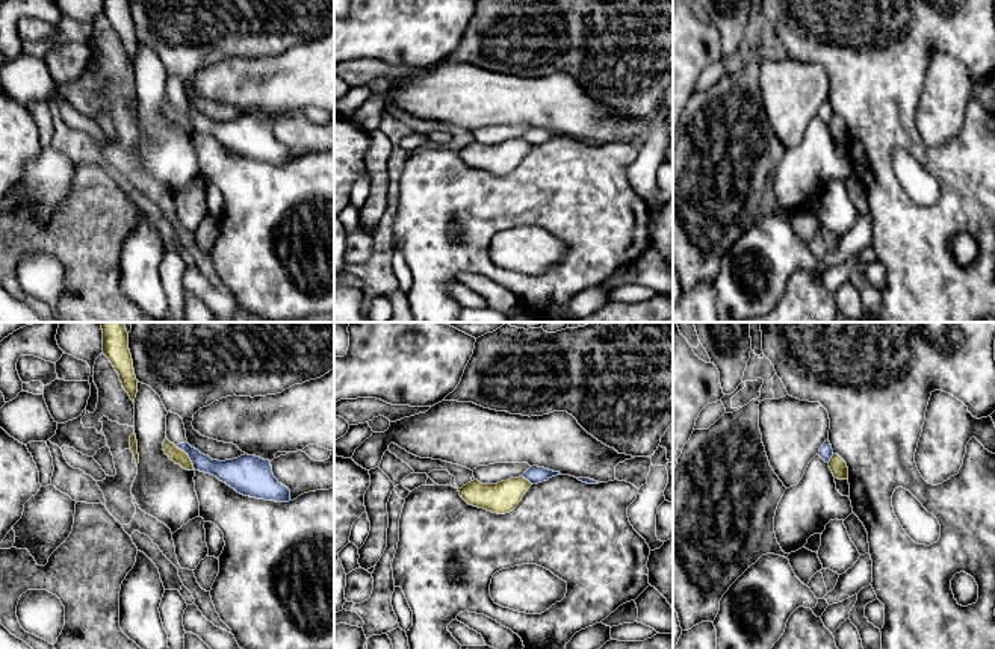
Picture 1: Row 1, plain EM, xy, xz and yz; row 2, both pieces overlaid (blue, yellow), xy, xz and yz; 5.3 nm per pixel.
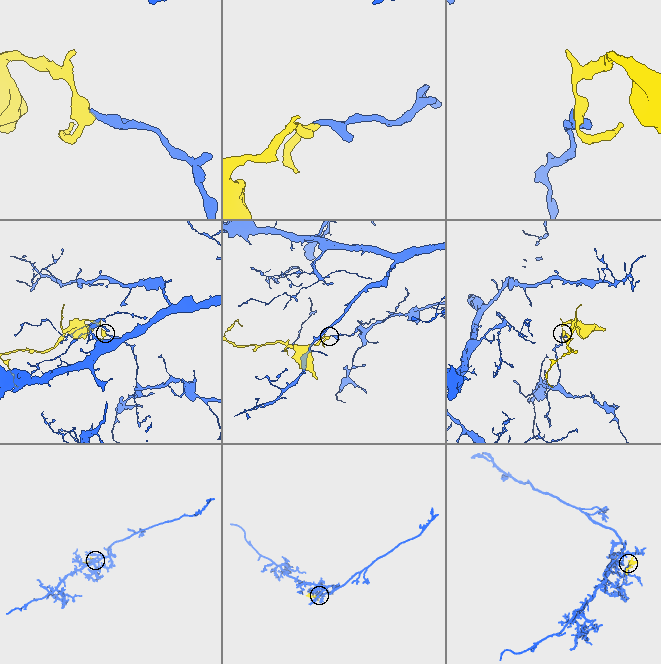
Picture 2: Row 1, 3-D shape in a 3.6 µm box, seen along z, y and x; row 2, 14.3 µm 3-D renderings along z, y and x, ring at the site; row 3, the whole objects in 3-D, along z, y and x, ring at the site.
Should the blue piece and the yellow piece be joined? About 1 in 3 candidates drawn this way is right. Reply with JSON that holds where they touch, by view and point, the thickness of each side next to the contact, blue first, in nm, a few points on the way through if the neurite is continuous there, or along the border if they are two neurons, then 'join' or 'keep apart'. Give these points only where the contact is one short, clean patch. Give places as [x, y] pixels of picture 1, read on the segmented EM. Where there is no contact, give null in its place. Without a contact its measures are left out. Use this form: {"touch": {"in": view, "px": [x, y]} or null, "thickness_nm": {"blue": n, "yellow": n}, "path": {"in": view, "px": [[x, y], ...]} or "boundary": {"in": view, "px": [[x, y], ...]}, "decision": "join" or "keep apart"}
{"touch": {"in": "xy", "px": [189, 457]}, "thickness_nm": {"blue": 140, "yellow": 80}, "boundary": {"in": "xy", "px": [[176, 447], [188, 456], [195, 469]]}, "decision": "keep apart"}

